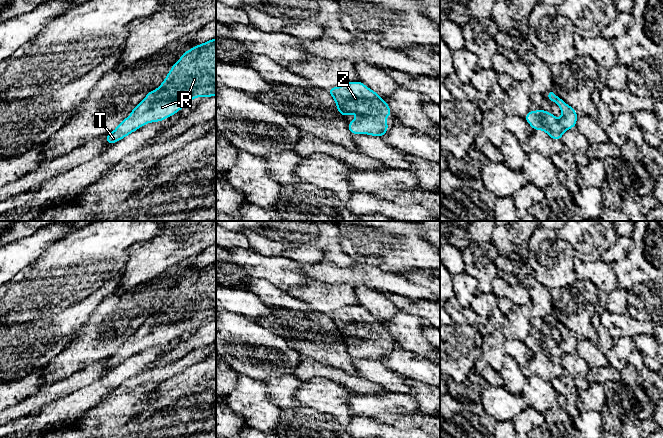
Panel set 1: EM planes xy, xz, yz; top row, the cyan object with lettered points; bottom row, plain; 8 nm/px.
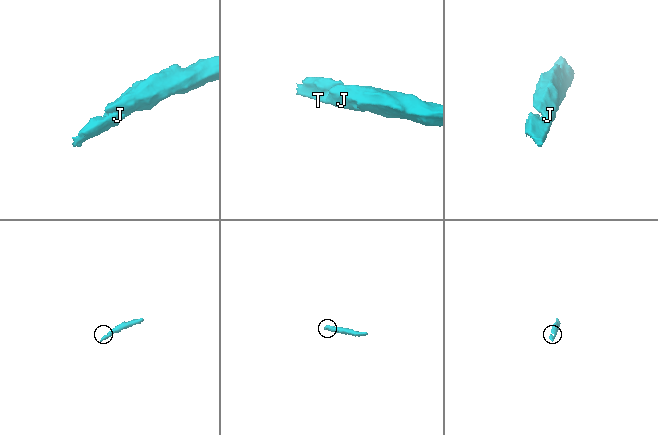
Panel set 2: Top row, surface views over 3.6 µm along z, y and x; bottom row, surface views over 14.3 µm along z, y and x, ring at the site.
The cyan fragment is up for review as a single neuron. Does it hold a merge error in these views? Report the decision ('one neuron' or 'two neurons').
one neuron

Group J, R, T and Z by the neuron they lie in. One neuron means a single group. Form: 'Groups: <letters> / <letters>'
Groups: J R T Z

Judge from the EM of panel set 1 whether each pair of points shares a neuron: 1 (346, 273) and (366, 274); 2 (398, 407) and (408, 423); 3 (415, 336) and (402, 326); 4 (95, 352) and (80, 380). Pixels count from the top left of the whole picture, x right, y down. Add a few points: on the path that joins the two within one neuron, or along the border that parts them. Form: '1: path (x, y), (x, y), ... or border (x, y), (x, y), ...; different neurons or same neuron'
1: path (351, 274), (361, 274); same neuron
2: border (416, 411), (412, 413), (379, 414); different neurons
3: path (412, 336), (405, 329); same neuron
4: border (105, 360), (94, 362), (84, 368); different neurons

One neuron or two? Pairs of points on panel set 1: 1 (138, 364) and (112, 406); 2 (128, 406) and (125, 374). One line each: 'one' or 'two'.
1: two
2: two

